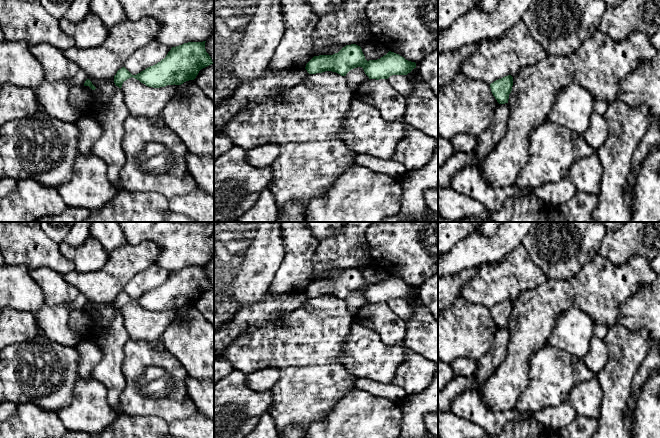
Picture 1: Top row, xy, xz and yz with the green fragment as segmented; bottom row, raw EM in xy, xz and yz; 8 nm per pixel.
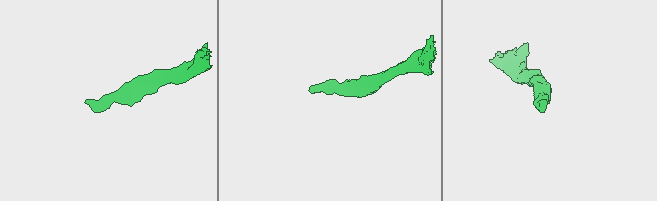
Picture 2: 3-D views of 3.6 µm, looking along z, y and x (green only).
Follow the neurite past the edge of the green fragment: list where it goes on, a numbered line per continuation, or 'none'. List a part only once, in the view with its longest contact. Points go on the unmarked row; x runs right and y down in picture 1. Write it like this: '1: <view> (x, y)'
none

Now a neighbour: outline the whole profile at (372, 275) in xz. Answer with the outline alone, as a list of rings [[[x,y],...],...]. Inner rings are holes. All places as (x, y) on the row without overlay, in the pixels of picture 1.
[[[374,264],[363,269],[361,273],[367,285],[380,283],[389,276],[385,269],[375,266]]]

